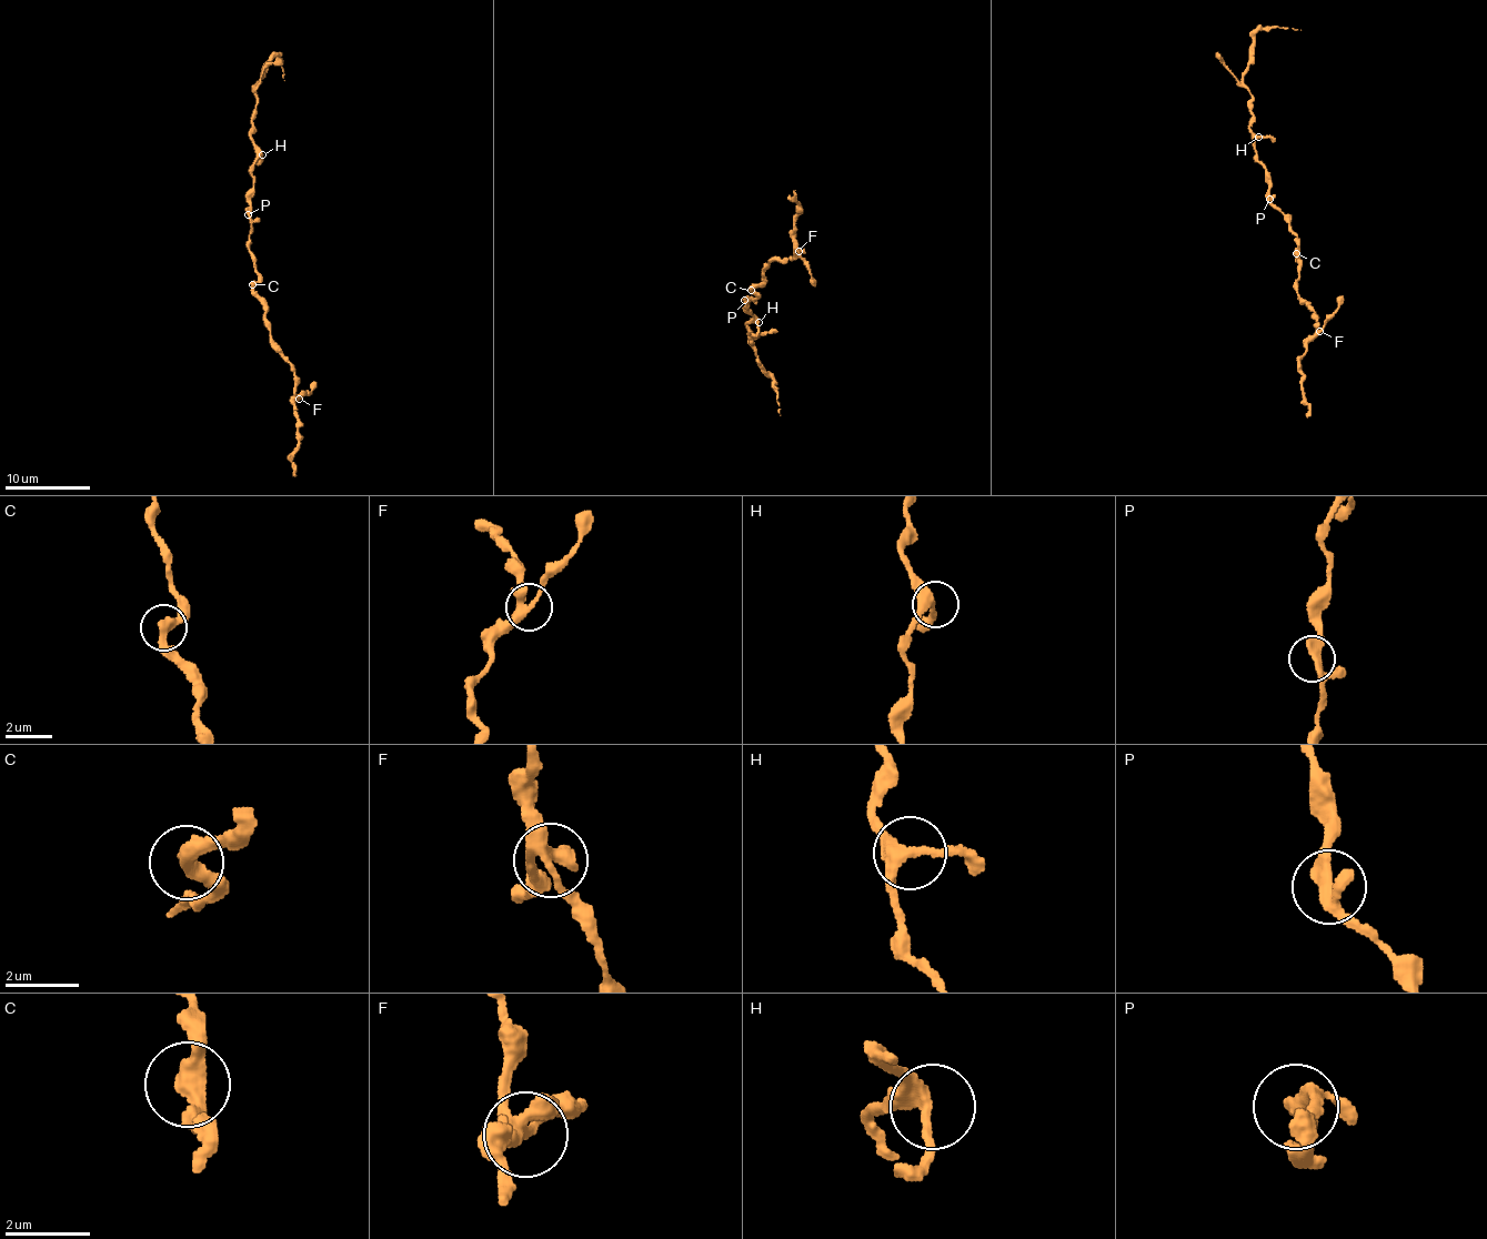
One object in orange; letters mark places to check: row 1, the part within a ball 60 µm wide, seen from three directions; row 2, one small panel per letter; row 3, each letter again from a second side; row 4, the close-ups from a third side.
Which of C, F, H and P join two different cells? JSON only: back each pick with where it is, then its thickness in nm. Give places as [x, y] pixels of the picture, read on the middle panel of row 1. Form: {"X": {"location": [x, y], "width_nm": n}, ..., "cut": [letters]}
{"cut": []}

